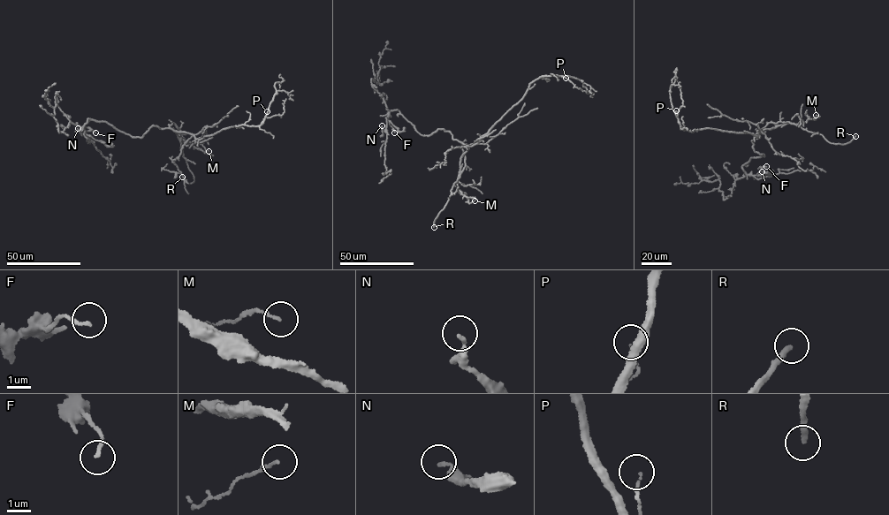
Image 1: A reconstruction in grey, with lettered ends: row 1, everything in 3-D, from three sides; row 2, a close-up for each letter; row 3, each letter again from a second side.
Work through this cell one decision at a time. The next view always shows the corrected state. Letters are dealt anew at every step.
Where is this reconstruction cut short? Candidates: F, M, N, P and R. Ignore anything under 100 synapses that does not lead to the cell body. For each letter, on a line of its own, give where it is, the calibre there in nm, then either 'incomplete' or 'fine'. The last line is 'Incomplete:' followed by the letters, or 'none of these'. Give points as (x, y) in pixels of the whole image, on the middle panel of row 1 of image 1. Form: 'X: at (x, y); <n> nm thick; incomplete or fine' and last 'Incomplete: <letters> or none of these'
F: at (394, 132); 140 nm thick; fine
M: at (474, 200); 100 nm thick; fine
N: at (382, 125); 190 nm thick; fine
P: at (566, 78); 80 nm thick; fine
R: at (434, 227); 240 nm thick; fine
Incomplete: none of these

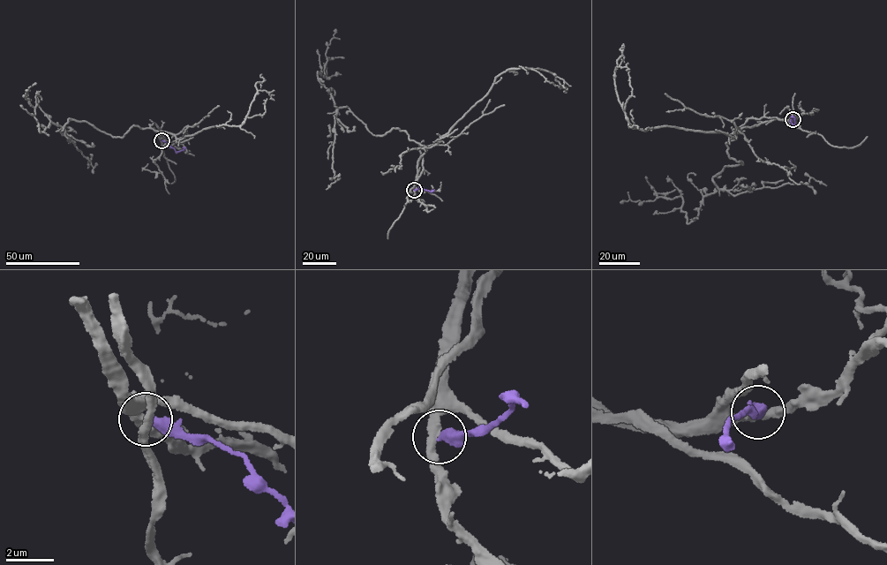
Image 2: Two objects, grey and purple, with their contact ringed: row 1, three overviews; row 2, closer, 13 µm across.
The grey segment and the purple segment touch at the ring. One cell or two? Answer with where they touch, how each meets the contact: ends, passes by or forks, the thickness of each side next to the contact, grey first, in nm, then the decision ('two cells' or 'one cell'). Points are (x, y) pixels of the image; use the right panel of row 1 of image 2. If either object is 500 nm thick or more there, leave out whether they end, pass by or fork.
place (793, 119); grey passes by; purple ends; calibres 340 and 420 nm; two cells

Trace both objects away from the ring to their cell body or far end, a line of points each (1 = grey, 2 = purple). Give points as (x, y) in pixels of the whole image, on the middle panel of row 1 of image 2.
1: (414, 190), (423, 170), (418, 143), (399, 129), (372, 134), (347, 107), (336, 108), (319, 81), (335, 29)
2: (414, 190), (419, 186), (432, 190)

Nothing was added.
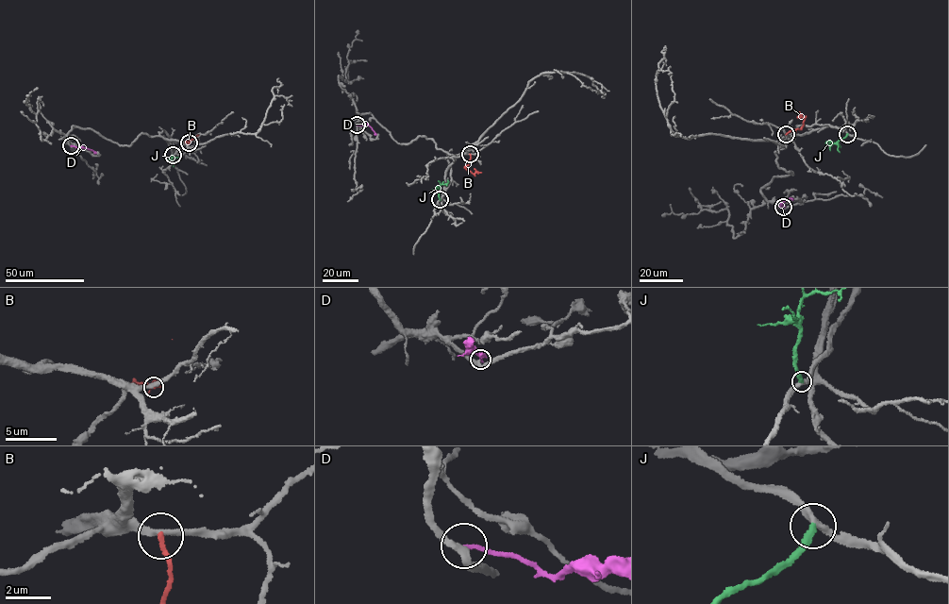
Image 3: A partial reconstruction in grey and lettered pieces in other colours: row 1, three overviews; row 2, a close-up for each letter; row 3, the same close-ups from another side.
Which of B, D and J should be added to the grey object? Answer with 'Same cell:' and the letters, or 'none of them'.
Same cell: J

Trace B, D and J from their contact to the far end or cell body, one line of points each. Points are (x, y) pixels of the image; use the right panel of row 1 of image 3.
B: (786, 134), (802, 127), (805, 119), (797, 117)
D: (783, 207), (781, 204), (792, 198)
J: (847, 134), (832, 144), (829, 141), (825, 143)

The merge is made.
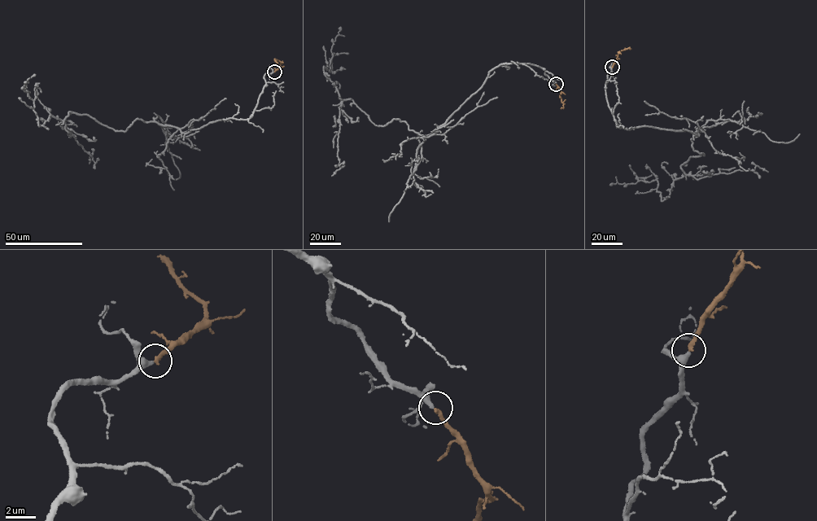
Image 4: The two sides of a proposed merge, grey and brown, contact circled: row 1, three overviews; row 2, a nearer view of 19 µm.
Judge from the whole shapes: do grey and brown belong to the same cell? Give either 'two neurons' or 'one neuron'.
one neuron

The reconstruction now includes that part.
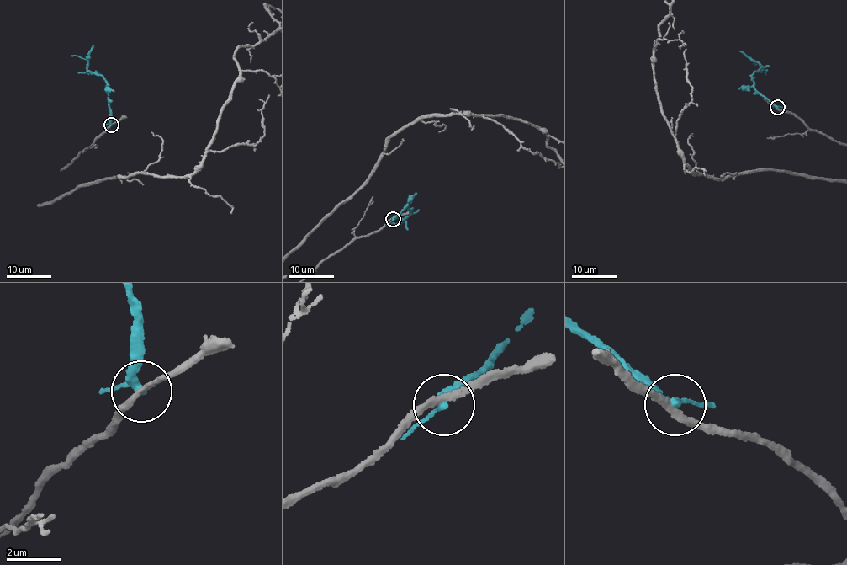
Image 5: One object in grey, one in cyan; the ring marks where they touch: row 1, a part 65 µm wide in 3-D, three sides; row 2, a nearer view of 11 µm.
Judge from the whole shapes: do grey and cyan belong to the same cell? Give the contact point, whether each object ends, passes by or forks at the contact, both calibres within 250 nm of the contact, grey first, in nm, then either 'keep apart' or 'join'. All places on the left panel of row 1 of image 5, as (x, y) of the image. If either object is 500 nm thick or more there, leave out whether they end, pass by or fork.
at (111, 125); grey passes by; cyan passes by; 200 nm thick on the grey side, 240 nm on the other; keep apart

